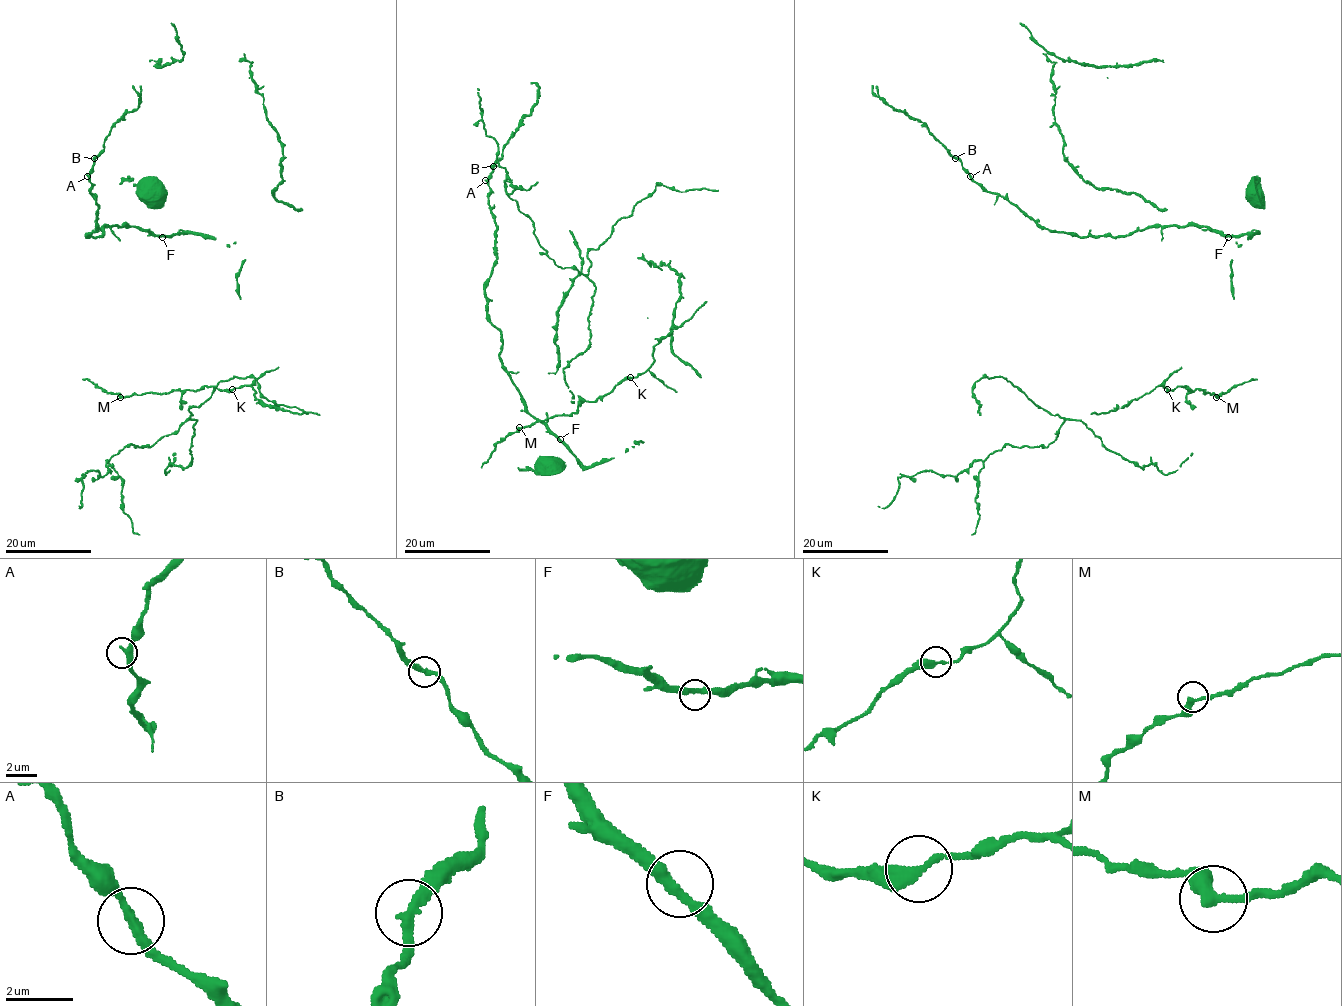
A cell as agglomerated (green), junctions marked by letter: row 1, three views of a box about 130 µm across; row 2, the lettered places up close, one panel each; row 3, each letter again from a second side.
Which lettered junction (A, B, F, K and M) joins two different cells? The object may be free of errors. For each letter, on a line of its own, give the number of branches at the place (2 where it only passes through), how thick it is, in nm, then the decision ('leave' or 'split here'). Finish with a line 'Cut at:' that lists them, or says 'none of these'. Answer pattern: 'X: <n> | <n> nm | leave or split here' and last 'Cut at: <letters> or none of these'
A: 2 | 300 nm | leave
B: 2 | 320 nm | leave
F: 2 | 320 nm | leave
K: 2 | 320 nm | leave
M: 2 | 320 nm | leave
Cut at: none of these

